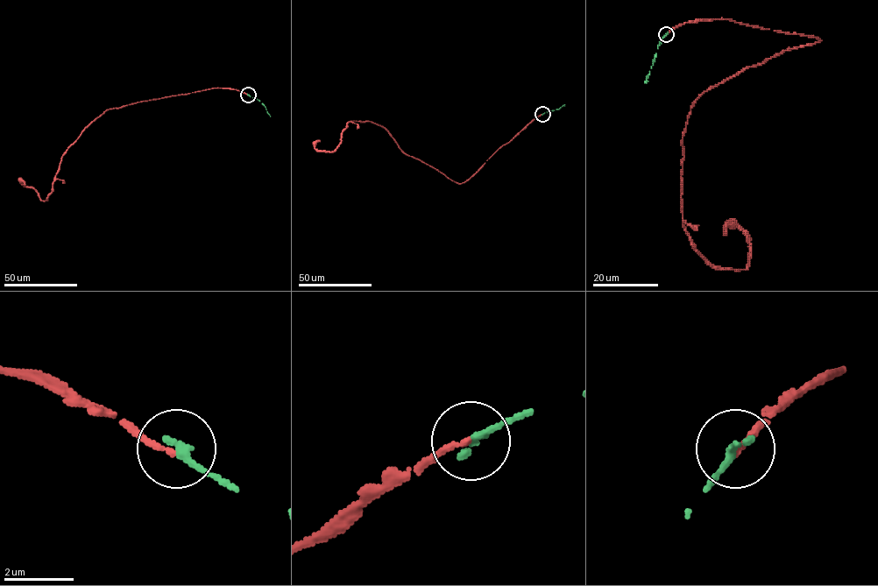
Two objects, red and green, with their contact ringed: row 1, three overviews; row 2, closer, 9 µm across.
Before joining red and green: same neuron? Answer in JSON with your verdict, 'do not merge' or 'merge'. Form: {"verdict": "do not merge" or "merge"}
{"verdict": "merge"}

